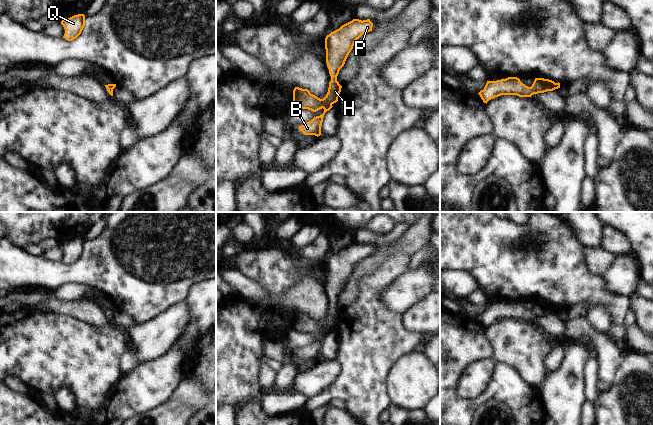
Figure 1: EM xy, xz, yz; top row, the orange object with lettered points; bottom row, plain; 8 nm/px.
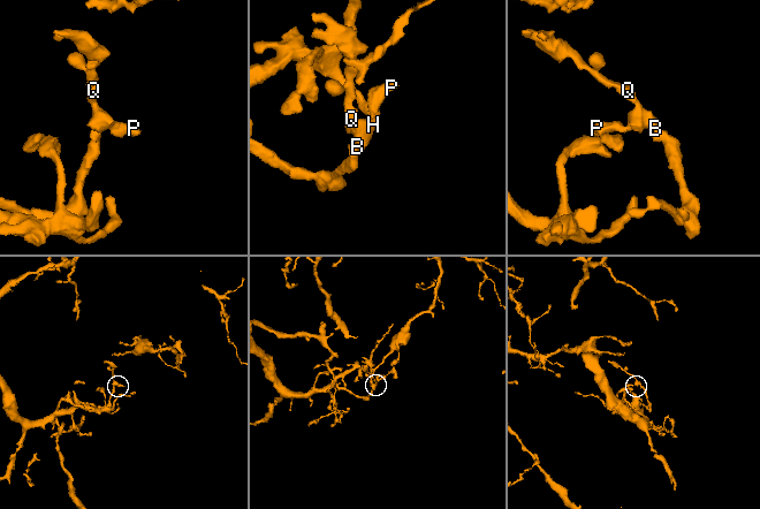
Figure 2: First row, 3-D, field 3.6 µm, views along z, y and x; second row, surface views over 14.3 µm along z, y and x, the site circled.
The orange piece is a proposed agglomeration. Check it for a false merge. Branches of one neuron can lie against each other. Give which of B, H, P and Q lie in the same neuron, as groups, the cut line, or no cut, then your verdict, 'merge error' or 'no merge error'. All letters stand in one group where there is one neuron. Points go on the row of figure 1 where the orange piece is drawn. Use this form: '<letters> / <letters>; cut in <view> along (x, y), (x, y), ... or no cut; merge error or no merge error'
B H P Q; no cut; no merge error

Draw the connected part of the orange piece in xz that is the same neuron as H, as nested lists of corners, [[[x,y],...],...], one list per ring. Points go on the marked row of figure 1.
[[[370,19],[352,21],[342,25],[339,29],[331,32],[325,38],[326,63],[331,76],[329,88],[326,96],[323,99],[310,93],[308,89],[295,87],[293,90],[294,107],[308,109],[316,112],[324,109],[320,116],[314,117],[311,121],[299,126],[299,129],[305,135],[321,135],[321,125],[323,117],[329,111],[334,103],[338,101],[342,86],[337,81],[337,76],[340,69],[344,66],[345,61],[353,49],[357,39],[363,34],[372,31],[373,23]]]

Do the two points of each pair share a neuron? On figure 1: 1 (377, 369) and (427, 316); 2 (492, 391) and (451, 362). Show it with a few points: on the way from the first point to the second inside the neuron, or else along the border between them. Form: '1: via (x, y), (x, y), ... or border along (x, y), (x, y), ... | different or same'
1: border along (401, 314), (403, 325), (406, 328), (428, 334) | different
2: via (474, 402), (459, 403), (450, 394), (450, 380) | same

